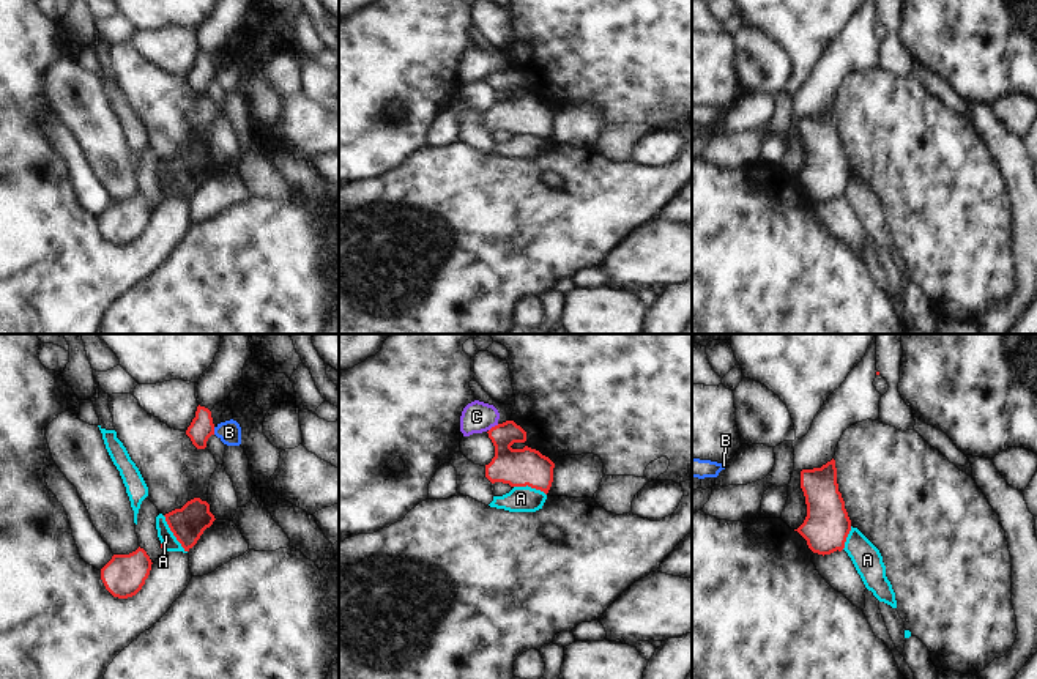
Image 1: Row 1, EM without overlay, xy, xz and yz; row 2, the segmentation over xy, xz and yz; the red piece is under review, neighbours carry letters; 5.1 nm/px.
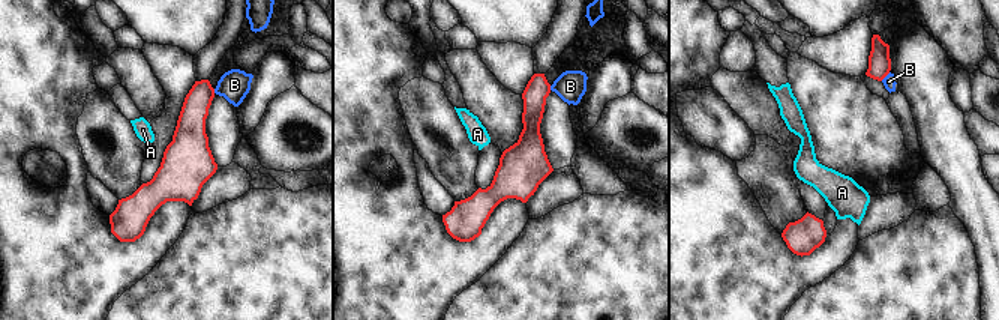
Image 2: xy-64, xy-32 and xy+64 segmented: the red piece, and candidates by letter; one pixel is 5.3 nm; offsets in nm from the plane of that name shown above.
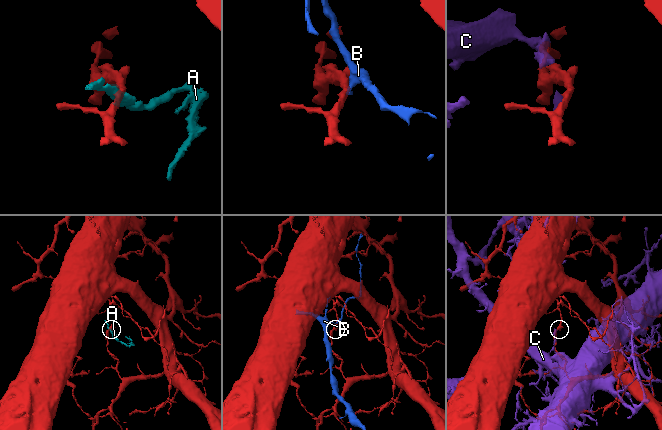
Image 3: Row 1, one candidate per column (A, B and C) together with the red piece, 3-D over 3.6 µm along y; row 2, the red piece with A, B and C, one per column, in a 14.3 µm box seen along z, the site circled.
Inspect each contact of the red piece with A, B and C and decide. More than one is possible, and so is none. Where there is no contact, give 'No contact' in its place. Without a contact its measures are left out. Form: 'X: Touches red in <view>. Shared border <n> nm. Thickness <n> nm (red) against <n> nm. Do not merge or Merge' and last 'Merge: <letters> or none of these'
A: Touches red in xy. Shared border 220 nm. Thickness 180 nm (red) against 80 nm. Do not merge
B: Touches red in xy. Shared border 40 nm. Thickness 120 nm (red) against 120 nm. Do not merge
C: Touches red in xz. Shared border 70 nm. Thickness 190 nm (red) against 160 nm. Do not merge
Merge: none of these

